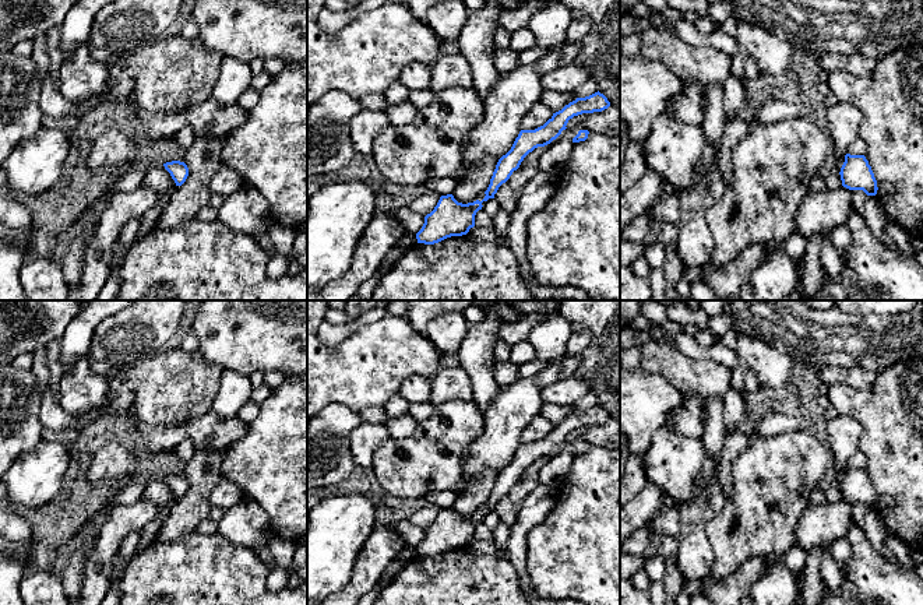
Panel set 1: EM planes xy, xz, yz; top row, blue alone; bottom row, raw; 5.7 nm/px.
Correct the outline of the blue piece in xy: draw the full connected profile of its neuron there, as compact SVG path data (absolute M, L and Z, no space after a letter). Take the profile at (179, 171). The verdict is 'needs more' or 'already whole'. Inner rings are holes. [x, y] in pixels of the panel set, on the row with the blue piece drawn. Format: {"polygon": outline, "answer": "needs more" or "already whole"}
{"polygon": "M172 161L172 162L163 163L163 166L170 173L176 186L182 186L186 182L187 176L189 176L189 168L184 162Z", "answer": "already whole"}

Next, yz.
{"polygon": "M846 154L839 175L843 187L863 190L867 196L877 194L877 180L864 155Z", "answer": "already whole"}

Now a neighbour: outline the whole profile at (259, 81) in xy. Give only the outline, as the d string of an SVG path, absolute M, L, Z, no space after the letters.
M263 70L261 73L253 75L250 88L256 89L257 92L261 92L272 80L272 75Z

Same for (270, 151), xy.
M307 61L285 66L260 92L247 120L223 140L222 163L240 175L246 186L261 193L268 203L269 222L299 229L307 225Z

